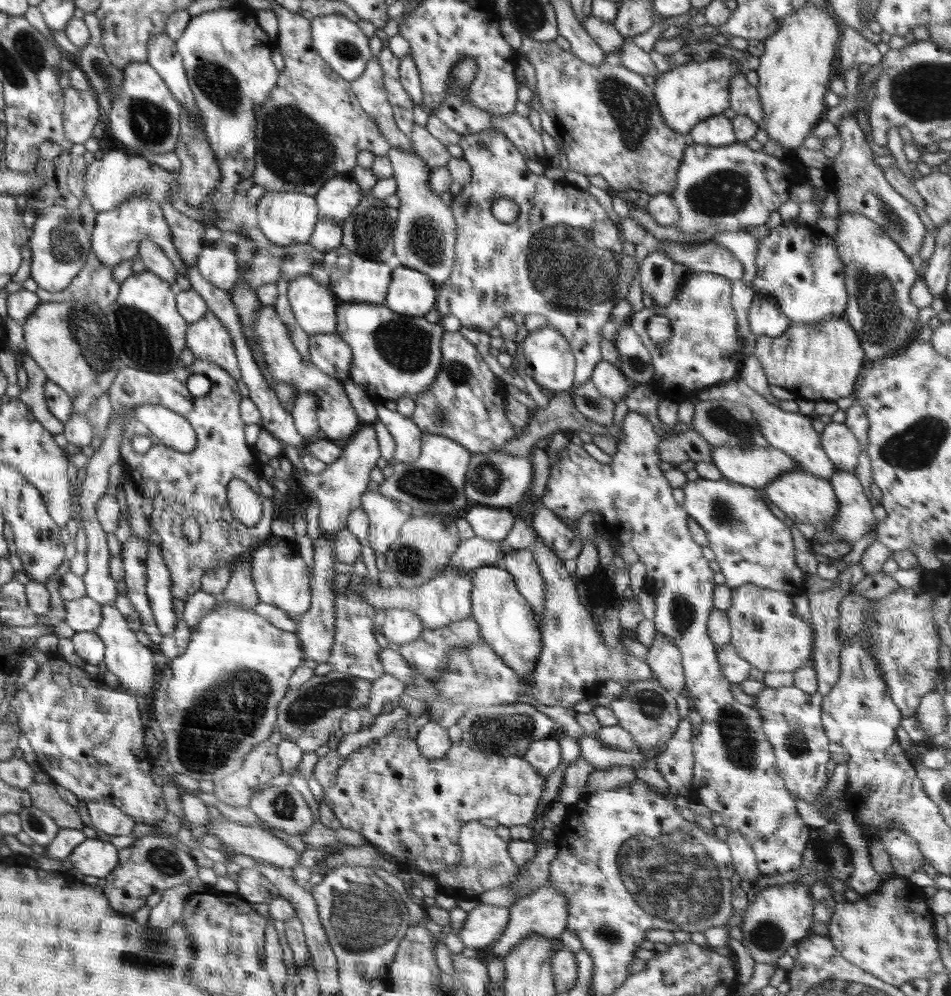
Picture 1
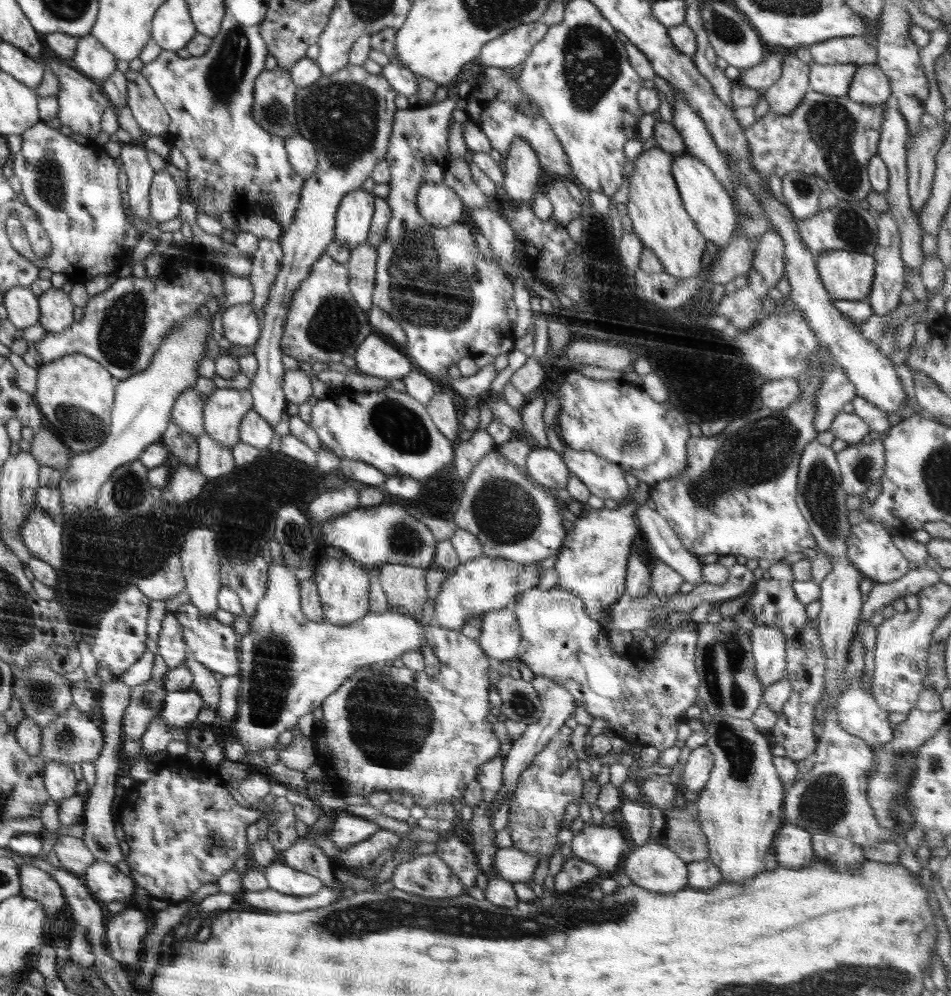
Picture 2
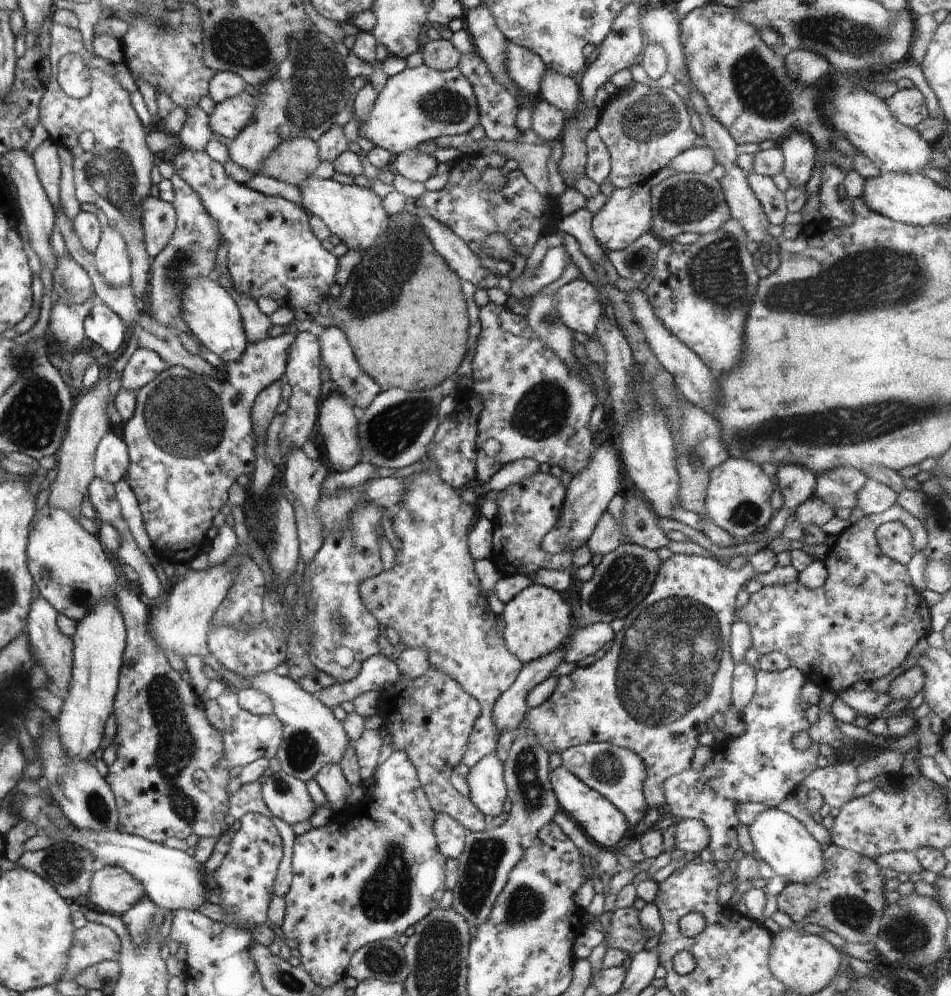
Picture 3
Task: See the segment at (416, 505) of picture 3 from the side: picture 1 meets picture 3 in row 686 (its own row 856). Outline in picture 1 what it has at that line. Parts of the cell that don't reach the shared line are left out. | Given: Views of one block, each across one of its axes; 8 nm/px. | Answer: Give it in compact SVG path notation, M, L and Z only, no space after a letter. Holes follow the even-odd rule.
M470 821L462 825L458 846L462 851L458 866L447 868L434 876L438 886L437 892L444 892L460 900L480 898L484 892L510 884L518 874L520 868L510 858L508 843L499 838L494 829L482 825L479 821Z

